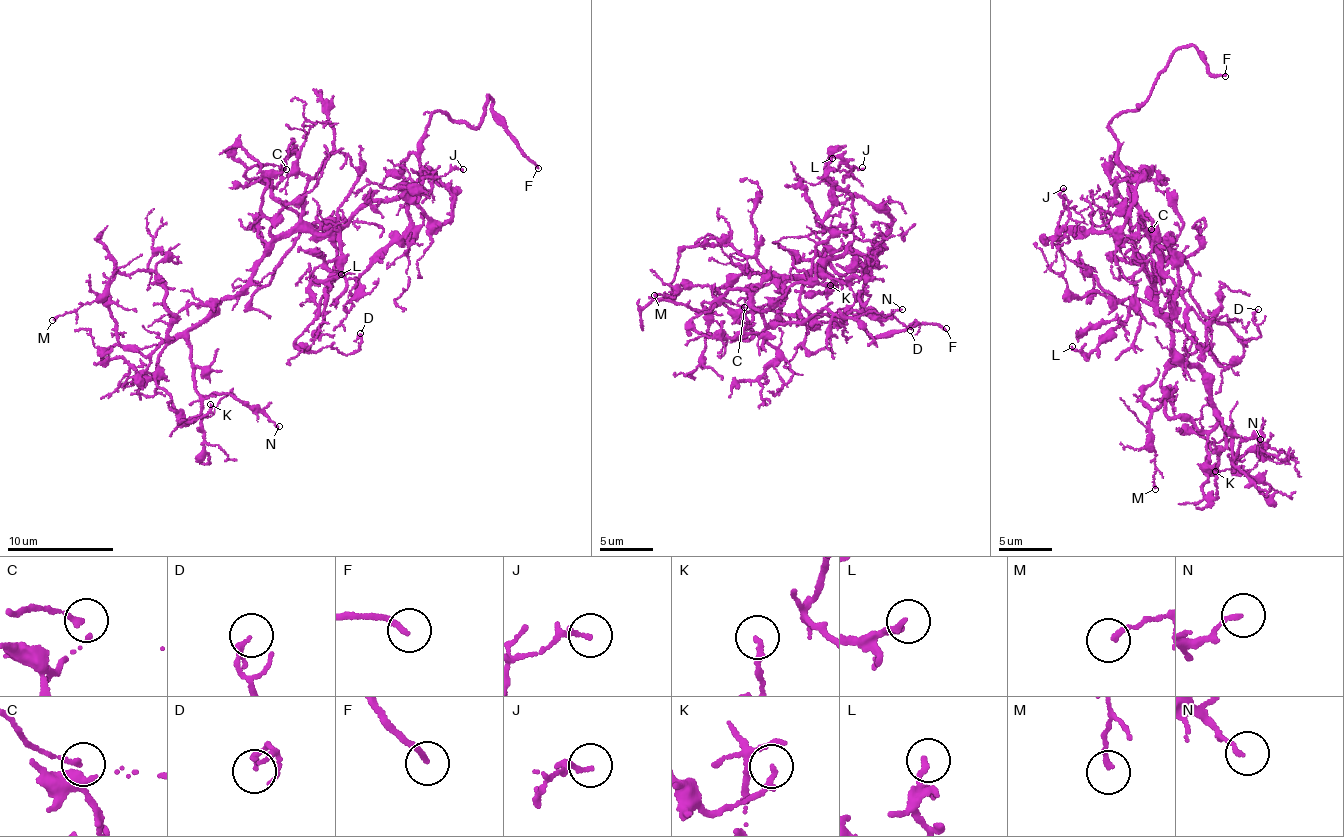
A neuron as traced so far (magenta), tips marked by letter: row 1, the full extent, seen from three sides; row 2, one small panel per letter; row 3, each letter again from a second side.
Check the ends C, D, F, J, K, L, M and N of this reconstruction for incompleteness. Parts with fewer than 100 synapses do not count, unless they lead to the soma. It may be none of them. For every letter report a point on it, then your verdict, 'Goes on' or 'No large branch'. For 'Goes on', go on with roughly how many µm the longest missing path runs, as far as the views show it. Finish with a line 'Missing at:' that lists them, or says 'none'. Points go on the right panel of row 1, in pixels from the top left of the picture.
C: Place: (1151, 229). No large branch
D: Place: (1258, 309). No large branch
F: Place: (1225, 76). Goes on. Missing length about 70 µm
J: Place: (1063, 188). No large branch
K: Place: (1215, 471). No large branch
L: Place: (1072, 346). No large branch
M: Place: (1155, 489). No large branch
N: Place: (1260, 439). No large branch
Missing at: F

